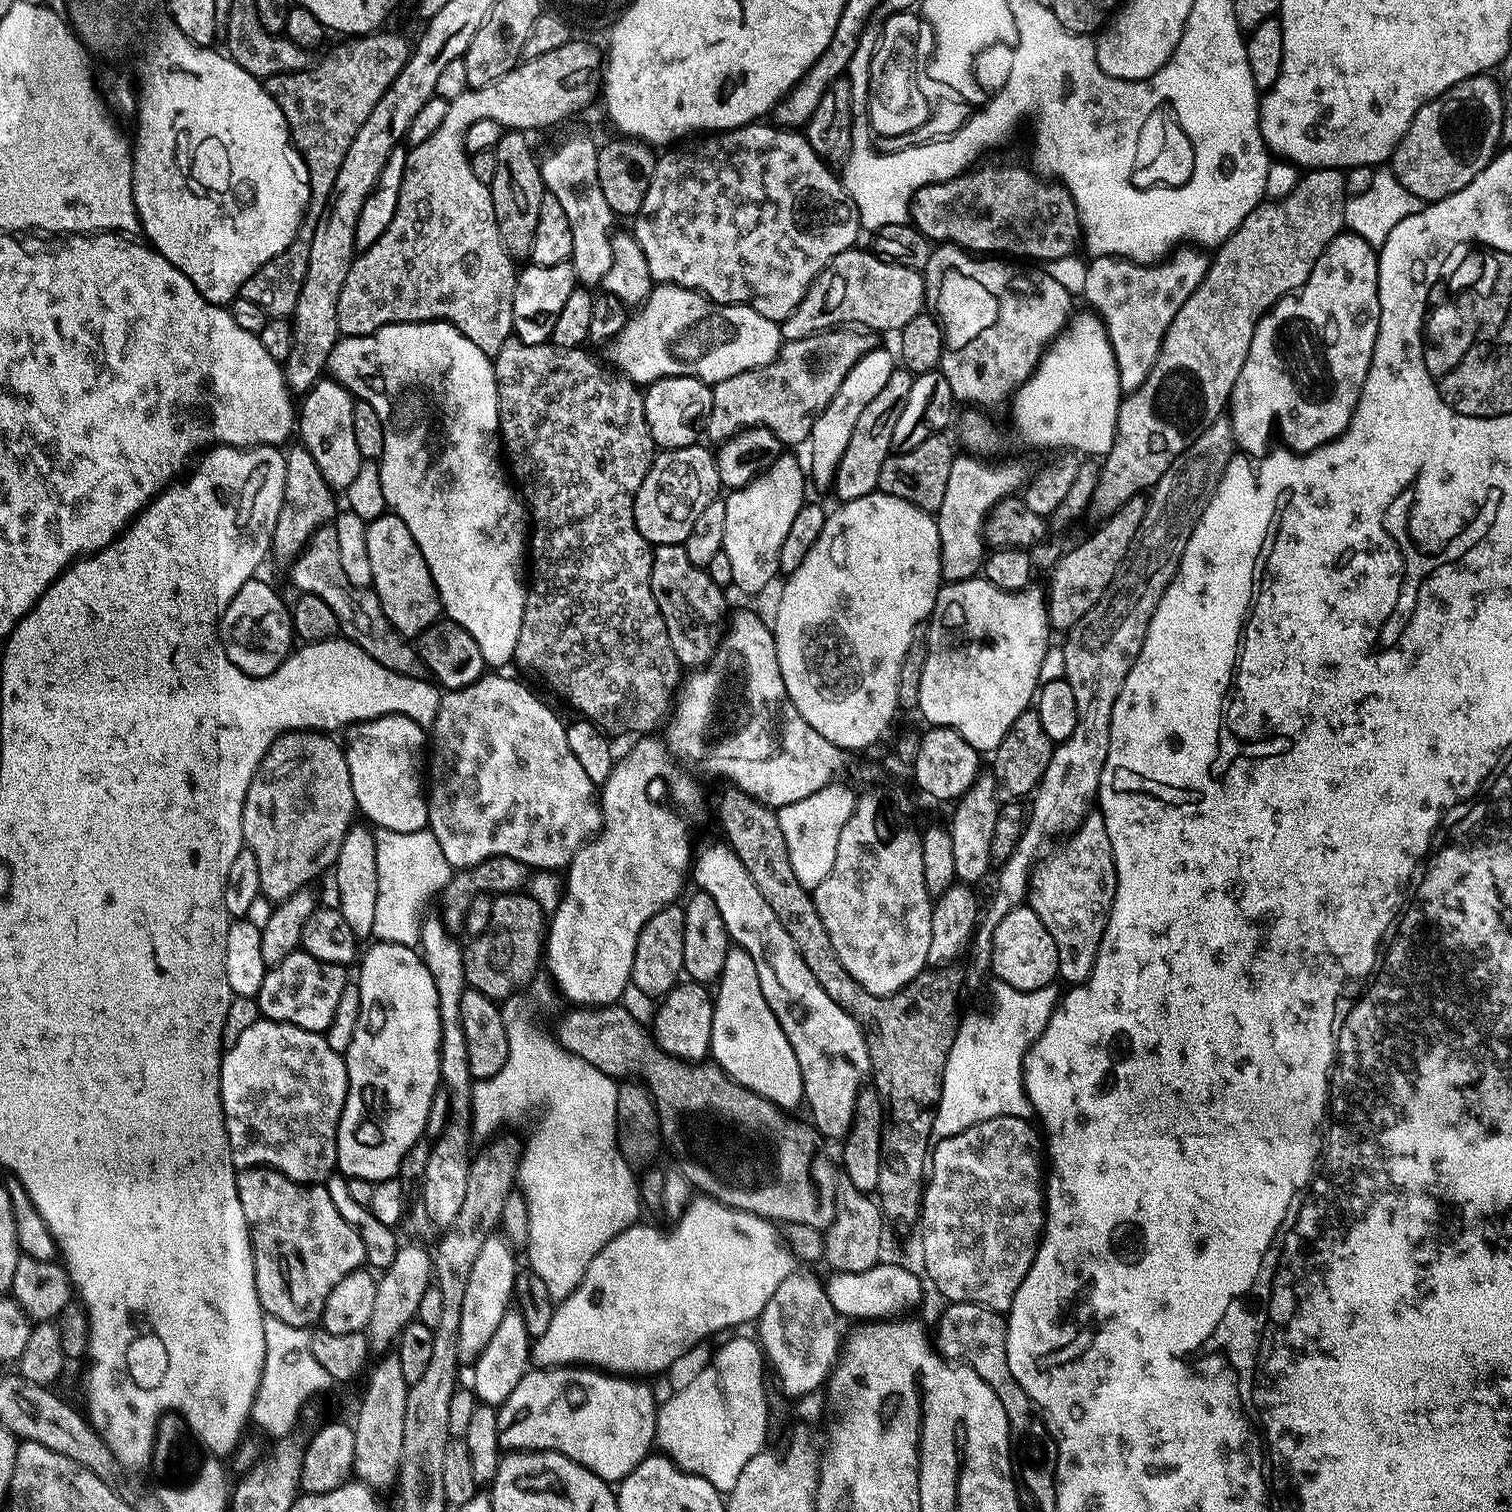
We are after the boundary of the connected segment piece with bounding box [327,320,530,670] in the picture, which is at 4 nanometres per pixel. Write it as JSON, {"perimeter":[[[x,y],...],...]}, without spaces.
{"perimeter":[[[423,320],[417,324],[387,324],[377,332],[371,332],[365,336],[346,336],[337,339],[334,350],[328,359],[327,371],[330,373],[331,379],[346,386],[356,400],[370,402],[370,406],[374,406],[374,410],[378,410],[378,418],[382,418],[386,446],[378,463],[384,503],[390,509],[391,515],[402,518],[402,522],[406,522],[410,534],[414,534],[414,542],[418,542],[418,550],[422,550],[422,558],[426,558],[426,566],[430,566],[434,586],[440,595],[440,607],[443,615],[447,619],[453,620],[458,626],[462,626],[462,630],[466,630],[470,634],[470,638],[474,638],[474,642],[478,642],[478,650],[482,650],[482,658],[489,669],[500,670],[503,669],[500,668],[503,664],[511,665],[518,646],[518,630],[522,630],[524,621],[526,545],[530,540],[530,520],[526,515],[525,501],[518,495],[502,460],[502,465],[500,465],[500,460],[496,457],[500,430],[500,403],[498,402],[496,366],[493,357],[478,350],[478,346],[474,346],[474,342],[470,342],[470,338],[462,335],[454,325],[447,324],[444,320]]]}

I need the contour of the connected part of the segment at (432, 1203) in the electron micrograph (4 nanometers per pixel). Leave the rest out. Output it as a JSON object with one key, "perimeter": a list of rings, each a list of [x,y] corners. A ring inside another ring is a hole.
{"perimeter":[[[425,915],[420,921],[420,943],[418,951],[423,956],[430,974],[434,977],[434,986],[438,989],[438,1014],[440,1015],[440,1079],[443,1087],[448,1087],[448,1104],[452,1107],[452,1116],[445,1123],[444,1129],[431,1141],[430,1159],[426,1162],[426,1174],[422,1185],[422,1203],[425,1213],[430,1214],[437,1229],[443,1230],[458,1218],[458,1210],[466,1194],[466,1178],[470,1163],[468,1140],[470,1141],[470,1125],[472,1123],[472,1086],[473,1078],[470,1074],[470,1057],[466,1051],[466,1034],[462,1031],[462,994],[465,990],[464,982],[464,948],[456,941],[457,937],[449,932],[443,919],[439,915]]]}

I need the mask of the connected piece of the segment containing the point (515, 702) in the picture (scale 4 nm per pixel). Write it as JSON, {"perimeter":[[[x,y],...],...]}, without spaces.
{"perimeter":[[[485,674],[470,686],[453,688],[445,691],[440,697],[438,718],[434,718],[430,729],[430,787],[426,792],[428,828],[434,834],[434,838],[438,838],[438,846],[442,846],[442,854],[446,854],[446,862],[450,862],[454,870],[473,868],[495,856],[514,858],[532,870],[567,869],[574,854],[578,854],[578,850],[593,839],[602,827],[597,785],[592,784],[590,778],[586,778],[578,758],[574,758],[574,753],[570,751],[570,742],[566,742],[565,721],[560,721],[526,685],[500,675],[504,674]]]}

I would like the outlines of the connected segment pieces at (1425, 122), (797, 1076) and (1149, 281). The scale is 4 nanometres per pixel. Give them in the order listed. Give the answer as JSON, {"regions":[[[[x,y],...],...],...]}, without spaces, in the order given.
{"regions":[[[[1481,74],[1458,82],[1438,98],[1423,104],[1418,114],[1414,114],[1406,134],[1390,157],[1390,171],[1398,178],[1398,182],[1402,182],[1402,186],[1406,186],[1406,190],[1410,190],[1410,194],[1425,202],[1446,198],[1474,182],[1474,178],[1486,170],[1491,160],[1496,159],[1502,144],[1500,131],[1504,126],[1504,93],[1501,85],[1496,85],[1490,77]]],[[[729,947],[718,987],[720,989],[715,989],[712,1005],[711,1059],[730,1079],[746,1086],[746,1090],[754,1090],[771,1104],[785,1110],[801,1107],[804,1104],[804,1083],[798,1058],[794,1058],[794,1050],[790,1047],[782,1026],[778,1026],[774,1010],[770,1010],[770,1006],[766,1006],[766,998],[762,998],[762,986],[758,986],[758,970],[754,970],[754,958],[750,958],[746,950]]],[[[1181,246],[1158,264],[1136,264],[1118,256],[1098,256],[1084,269],[1082,296],[1106,326],[1118,362],[1121,393],[1136,392],[1154,370],[1164,335],[1208,273],[1210,256],[1196,246]]]]}

